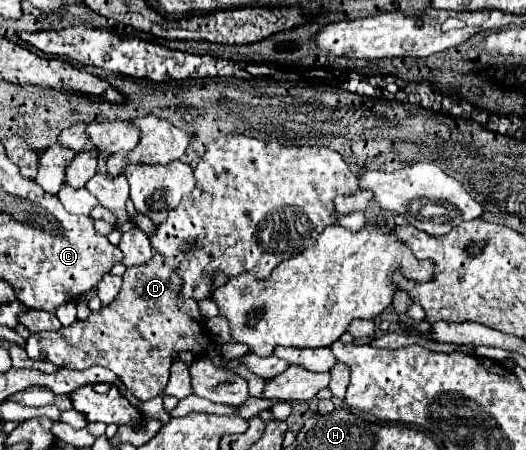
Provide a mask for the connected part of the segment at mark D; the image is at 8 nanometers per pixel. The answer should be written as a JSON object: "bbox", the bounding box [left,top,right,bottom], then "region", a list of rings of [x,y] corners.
{"bbox":[25,255,207,401],"region":[[[155,255],[147,265],[141,267],[129,267],[123,275],[123,287],[117,299],[101,307],[99,313],[91,313],[85,321],[75,321],[69,327],[61,327],[59,331],[43,331],[37,335],[31,335],[27,339],[25,351],[31,359],[45,359],[51,363],[57,363],[59,367],[67,369],[89,369],[93,365],[101,365],[111,369],[117,377],[123,379],[127,389],[139,399],[149,401],[163,393],[167,385],[167,373],[171,357],[179,351],[193,351],[195,355],[203,355],[207,349],[207,333],[205,333],[205,319],[201,317],[197,309],[197,301],[181,301],[177,299],[177,293],[181,289],[181,279],[175,275],[175,267],[163,261],[161,255]]]}

